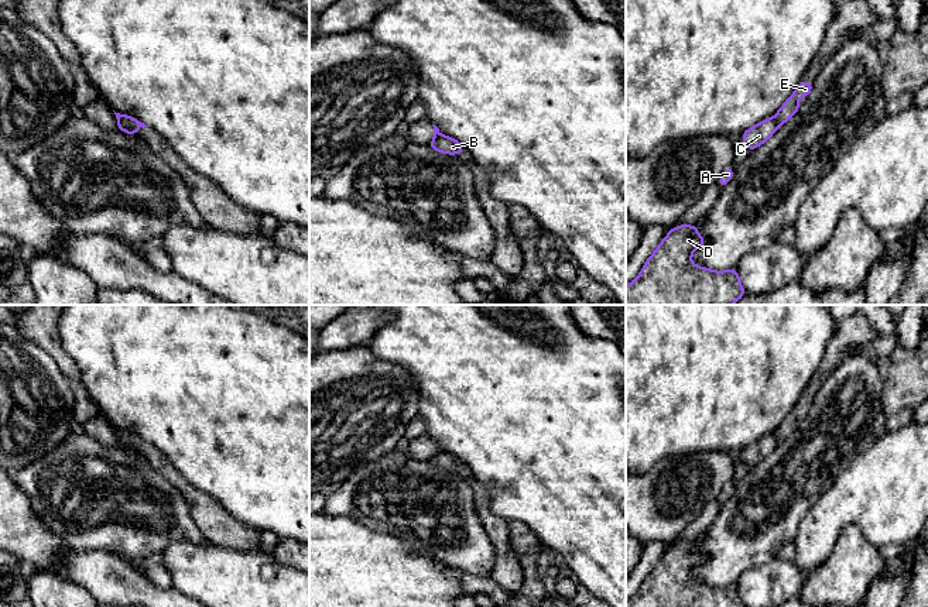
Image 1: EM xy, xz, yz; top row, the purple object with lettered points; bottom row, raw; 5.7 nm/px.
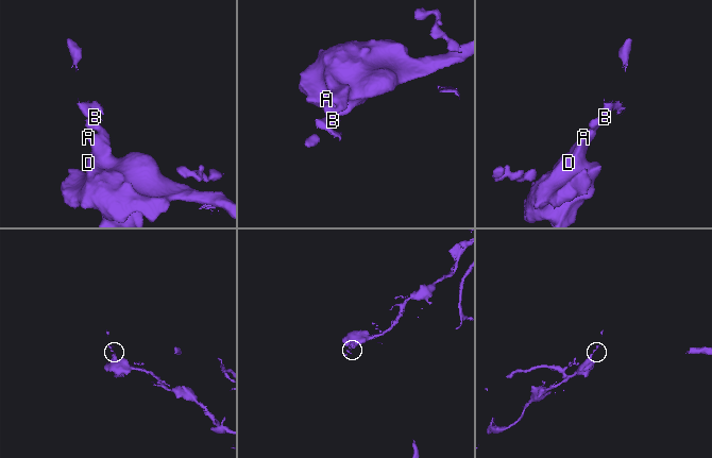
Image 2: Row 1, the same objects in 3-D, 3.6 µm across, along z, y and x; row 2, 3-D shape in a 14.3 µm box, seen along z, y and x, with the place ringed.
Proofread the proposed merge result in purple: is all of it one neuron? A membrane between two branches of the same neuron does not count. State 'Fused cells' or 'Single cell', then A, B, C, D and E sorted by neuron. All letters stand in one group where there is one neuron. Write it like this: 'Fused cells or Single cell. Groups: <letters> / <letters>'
Fused cells. Groups: A C D / B E

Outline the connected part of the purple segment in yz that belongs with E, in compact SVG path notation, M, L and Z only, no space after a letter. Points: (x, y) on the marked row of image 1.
M801 79L799 85L795 88L792 95L784 102L784 104L778 109L778 112L774 116L777 127L787 123L792 116L797 114L801 104L798 103L798 96L808 97L812 92L814 82L805 82Z

